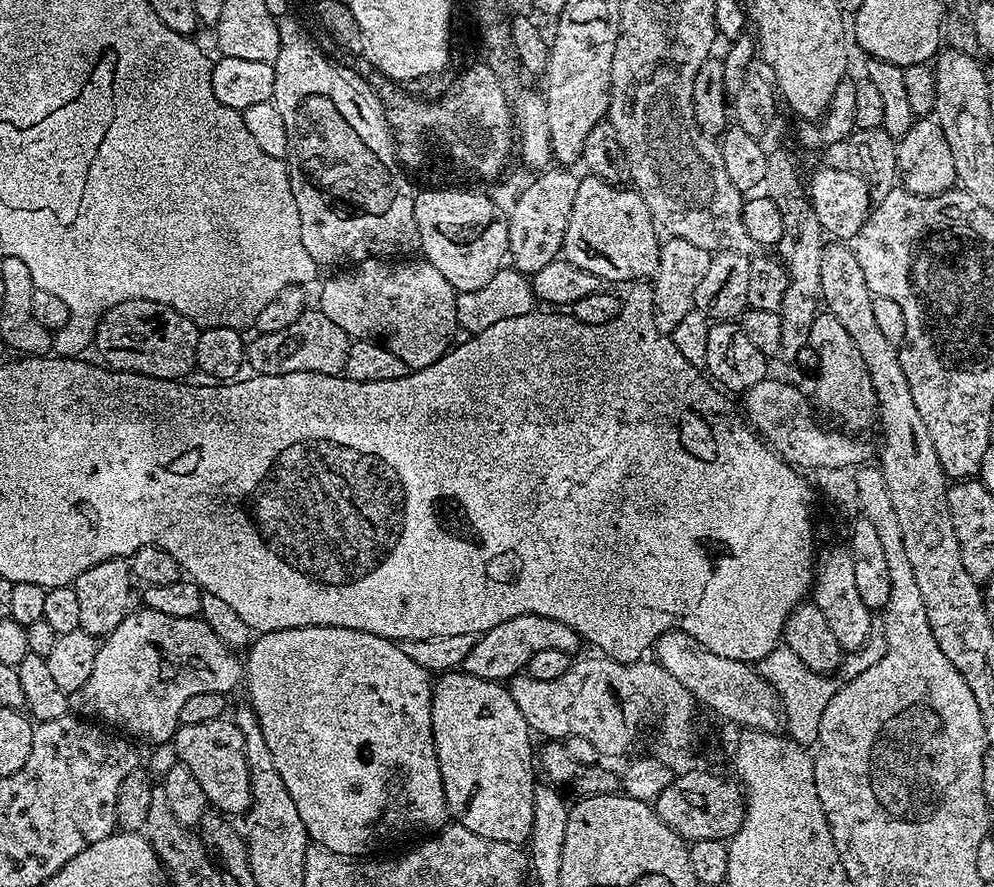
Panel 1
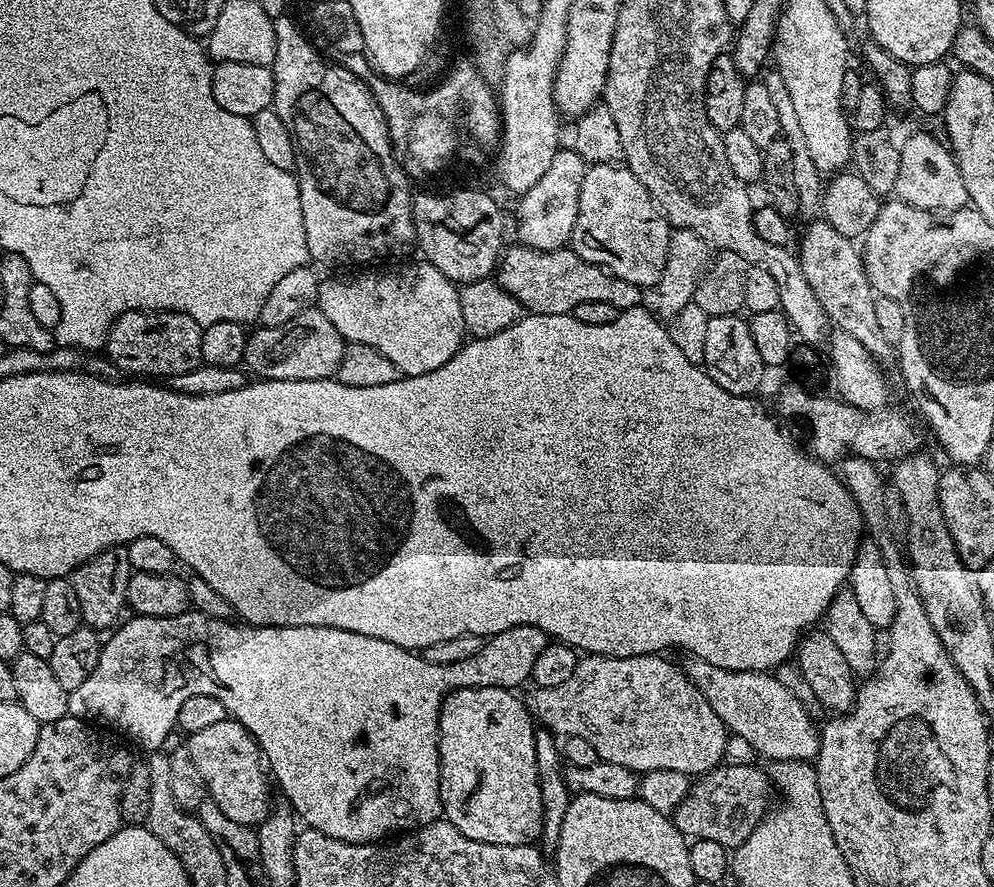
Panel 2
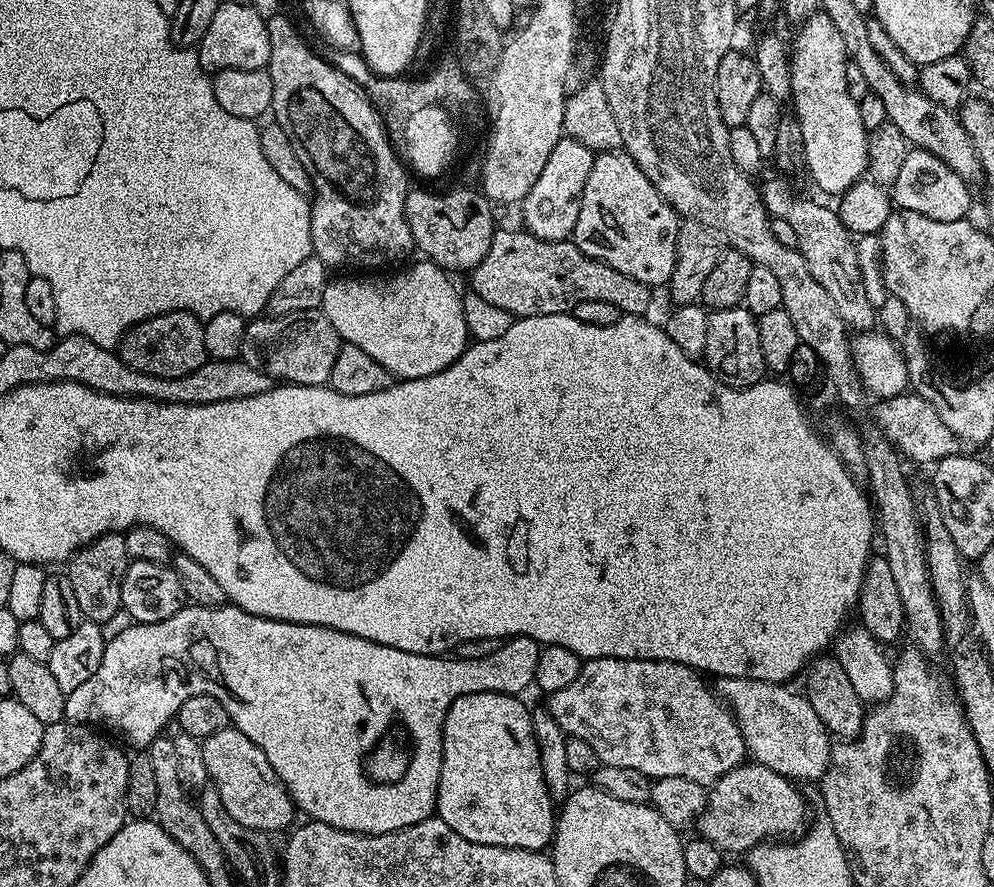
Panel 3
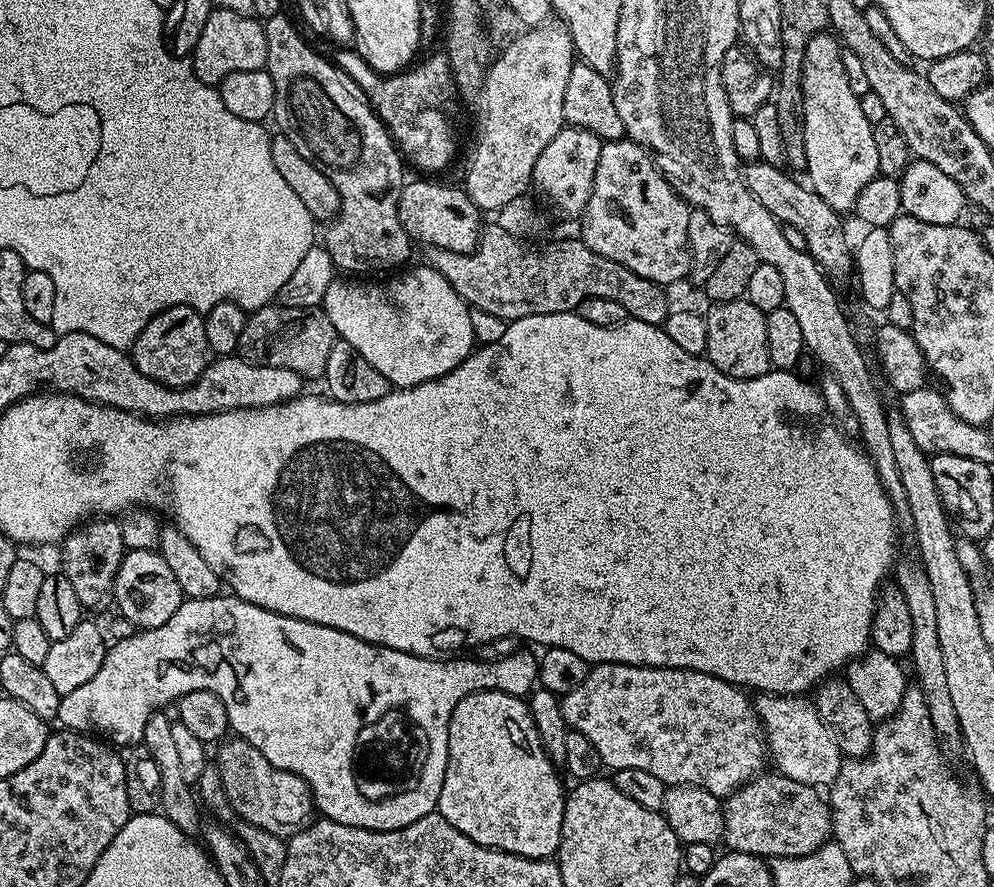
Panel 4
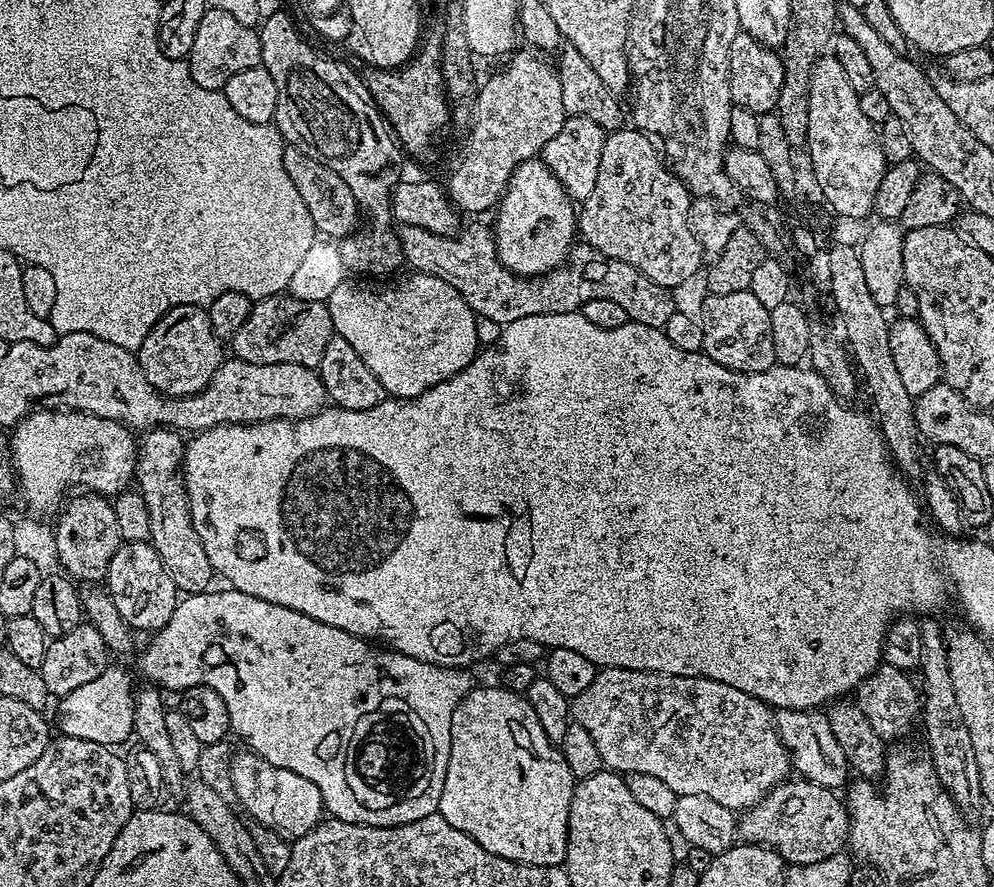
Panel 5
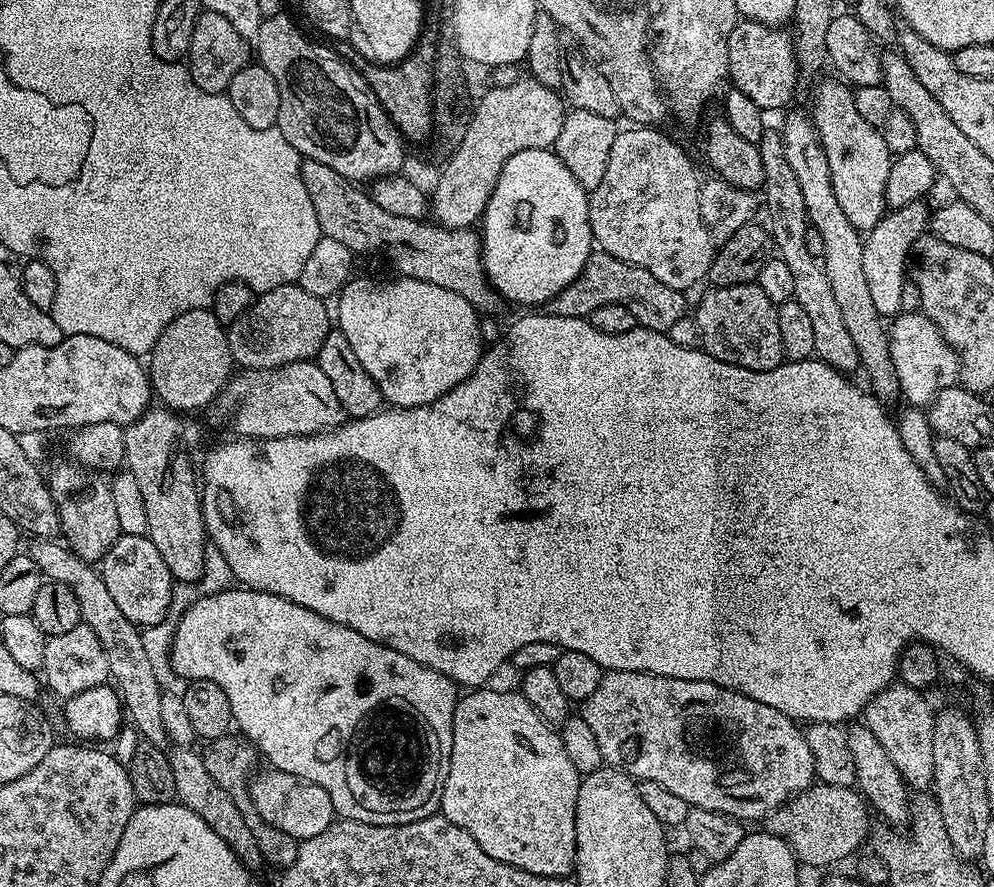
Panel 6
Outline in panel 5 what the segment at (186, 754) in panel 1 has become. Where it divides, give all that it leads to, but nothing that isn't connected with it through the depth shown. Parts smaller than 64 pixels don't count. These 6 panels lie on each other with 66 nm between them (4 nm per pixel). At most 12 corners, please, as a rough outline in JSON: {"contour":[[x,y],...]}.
{"contour":[[237,751],[235,803],[289,842],[325,815],[314,782]]}

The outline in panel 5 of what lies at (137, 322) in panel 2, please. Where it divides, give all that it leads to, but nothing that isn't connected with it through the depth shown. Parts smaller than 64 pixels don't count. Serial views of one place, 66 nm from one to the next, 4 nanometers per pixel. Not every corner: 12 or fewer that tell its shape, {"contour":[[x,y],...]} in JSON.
{"contour":[[174,306],[135,353],[165,396],[198,394],[226,348],[207,307]]}

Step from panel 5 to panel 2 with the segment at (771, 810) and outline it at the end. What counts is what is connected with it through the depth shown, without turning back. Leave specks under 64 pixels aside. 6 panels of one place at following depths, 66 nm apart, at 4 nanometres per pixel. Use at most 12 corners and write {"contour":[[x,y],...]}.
{"contour":[[704,773],[674,813],[692,840],[735,850],[770,808],[769,773]]}

